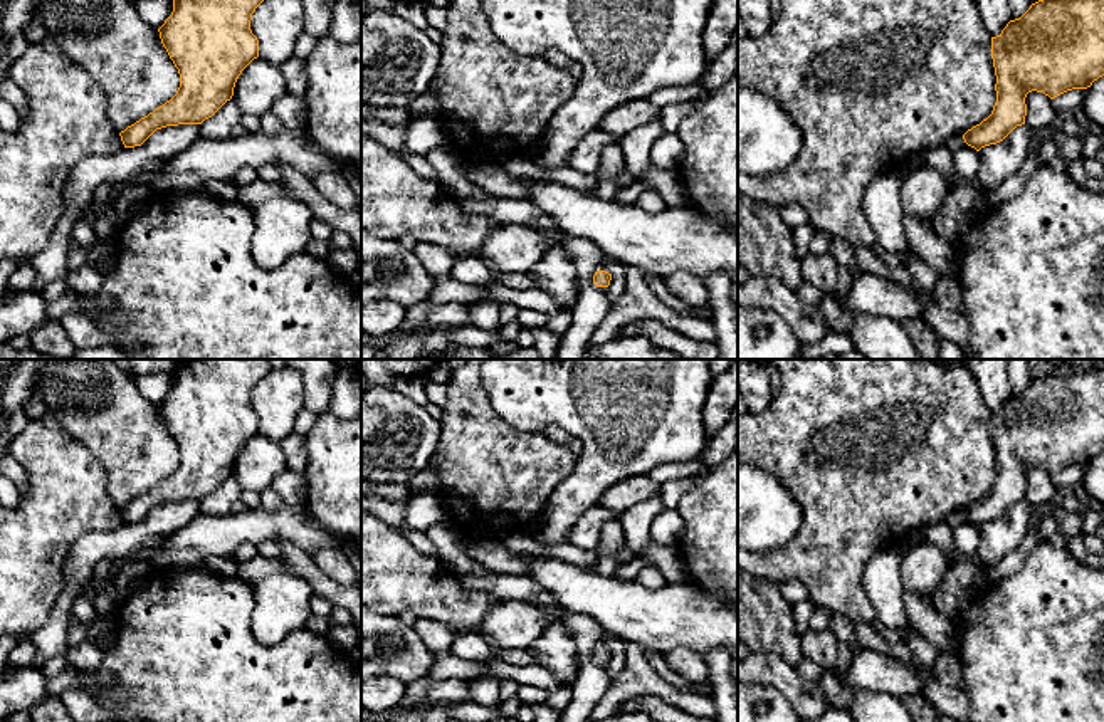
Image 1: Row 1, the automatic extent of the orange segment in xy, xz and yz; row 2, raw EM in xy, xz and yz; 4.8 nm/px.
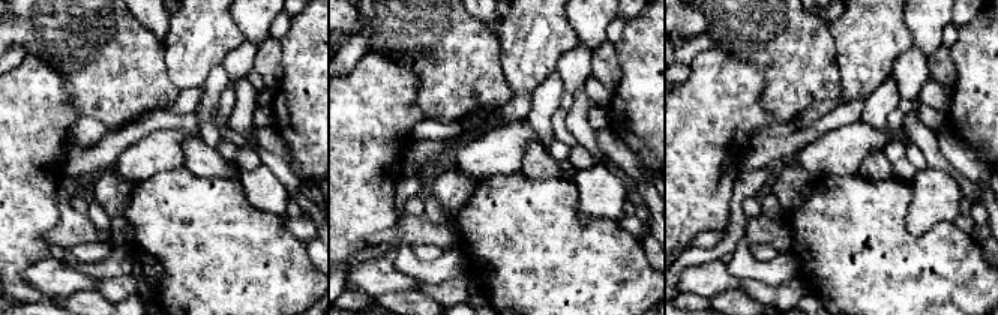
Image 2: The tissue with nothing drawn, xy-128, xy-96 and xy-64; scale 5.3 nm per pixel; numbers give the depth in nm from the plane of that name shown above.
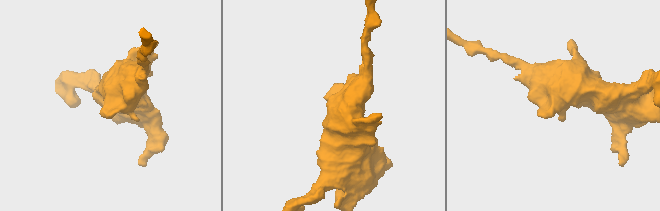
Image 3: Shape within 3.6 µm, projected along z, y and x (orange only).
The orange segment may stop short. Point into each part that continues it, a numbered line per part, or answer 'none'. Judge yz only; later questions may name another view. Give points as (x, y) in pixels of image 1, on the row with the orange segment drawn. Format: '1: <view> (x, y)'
none

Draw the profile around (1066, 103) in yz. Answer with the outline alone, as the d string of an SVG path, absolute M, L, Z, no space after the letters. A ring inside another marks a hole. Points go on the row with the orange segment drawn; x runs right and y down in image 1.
M1072 89L1052 99L1052 107L1059 116L1070 114L1074 109L1082 107L1086 89Z

